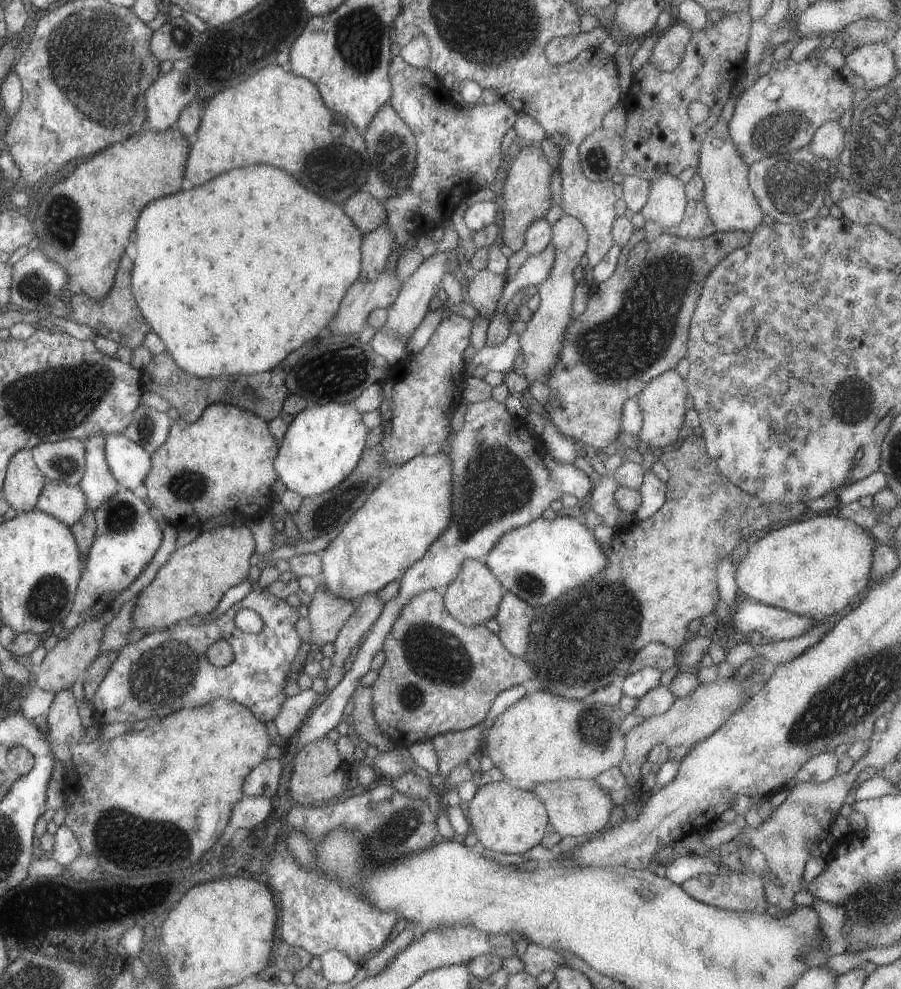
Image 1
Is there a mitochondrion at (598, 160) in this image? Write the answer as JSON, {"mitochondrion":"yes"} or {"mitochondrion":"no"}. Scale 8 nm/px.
{"mitochondrion":"yes"}

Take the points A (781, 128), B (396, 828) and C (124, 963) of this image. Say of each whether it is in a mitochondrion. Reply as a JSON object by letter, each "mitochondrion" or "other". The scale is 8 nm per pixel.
{"A":"mitochondrion","B":"mitochondrion","C":"other"}

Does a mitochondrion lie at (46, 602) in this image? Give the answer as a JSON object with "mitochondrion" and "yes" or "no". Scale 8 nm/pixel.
{"mitochondrion":"yes"}

